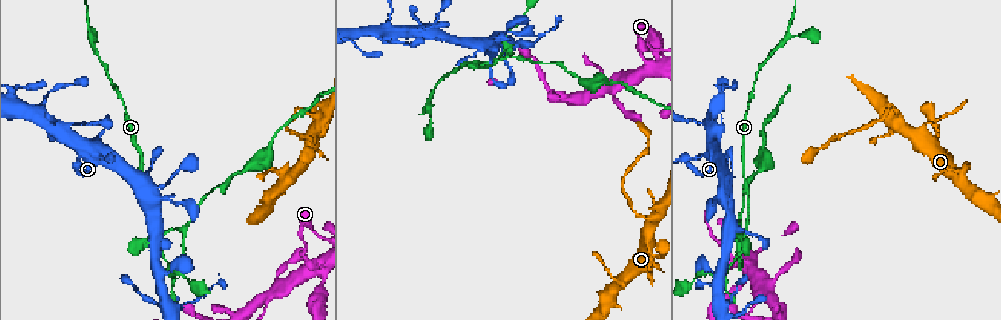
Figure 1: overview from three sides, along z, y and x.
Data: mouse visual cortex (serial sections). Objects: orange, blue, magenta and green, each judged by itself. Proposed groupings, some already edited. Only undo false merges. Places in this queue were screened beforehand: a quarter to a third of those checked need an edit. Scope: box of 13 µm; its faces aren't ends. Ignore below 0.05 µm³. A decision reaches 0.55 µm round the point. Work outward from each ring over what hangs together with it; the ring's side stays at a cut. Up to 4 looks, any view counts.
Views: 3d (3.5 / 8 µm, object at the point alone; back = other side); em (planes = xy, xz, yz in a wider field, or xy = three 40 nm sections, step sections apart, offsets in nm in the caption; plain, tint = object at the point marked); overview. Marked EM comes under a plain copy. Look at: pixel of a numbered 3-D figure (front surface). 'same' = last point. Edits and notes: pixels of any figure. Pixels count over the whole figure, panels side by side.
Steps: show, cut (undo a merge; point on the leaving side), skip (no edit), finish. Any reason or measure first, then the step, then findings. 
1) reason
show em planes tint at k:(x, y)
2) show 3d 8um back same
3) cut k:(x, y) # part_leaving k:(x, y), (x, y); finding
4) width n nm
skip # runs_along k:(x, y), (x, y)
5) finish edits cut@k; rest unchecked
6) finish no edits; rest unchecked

sharp bend
show 3d 3.5um at 1:(64, 131)

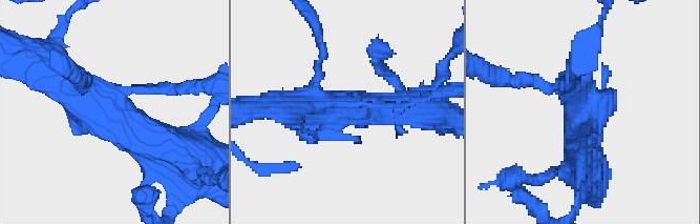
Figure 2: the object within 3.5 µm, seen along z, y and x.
arms 3; arm_widths 100, 400, 450 nm
show em xy step 3 tint at 2:(108, 110)

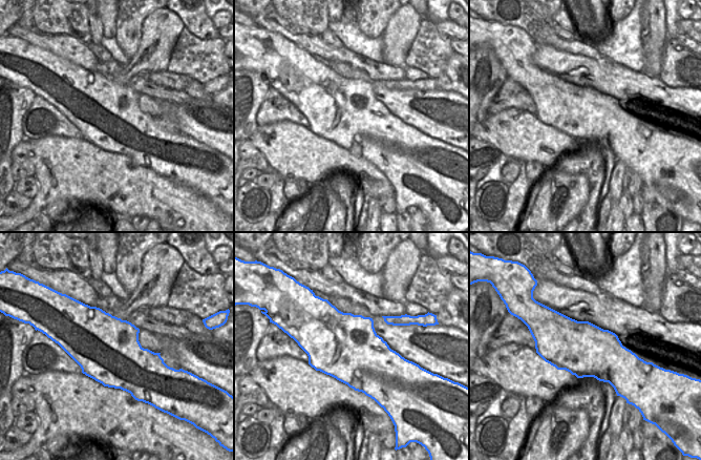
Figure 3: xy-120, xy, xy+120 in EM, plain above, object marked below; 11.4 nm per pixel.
skip # runs_along 2:(168, 149), (93, 107), (52, 68); continuous, no second cell

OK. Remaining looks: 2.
four-way junction
show 3d 3.5um back at 1:(494, 64)

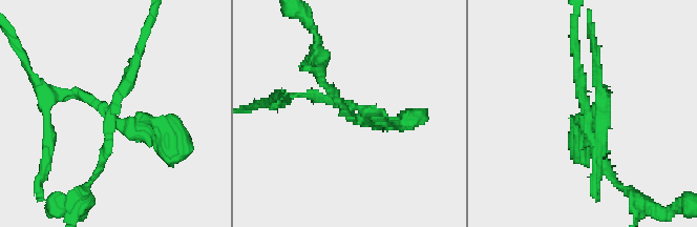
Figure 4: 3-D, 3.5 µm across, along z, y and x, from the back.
arms 4; arm_widths 100, 150, 150, 150 nm; now the EM
show em xy step 5 tint at 4:(111, 111)

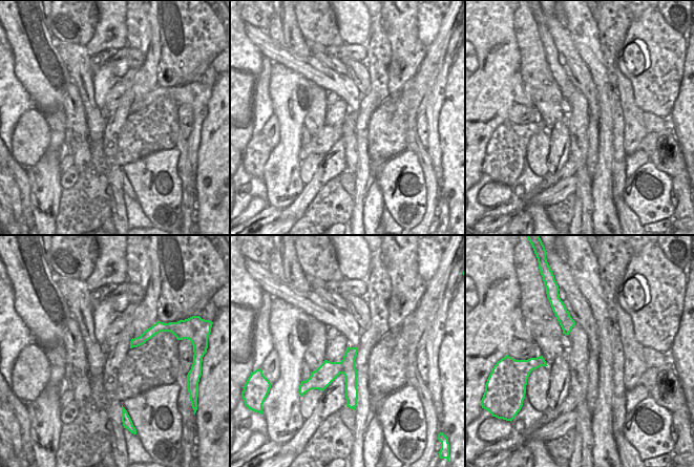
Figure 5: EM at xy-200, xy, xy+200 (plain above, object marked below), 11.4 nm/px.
cut 4:(584, 145) # part_leaving 4:(590, 111), (606, 96), (595, 69); two cells meet here

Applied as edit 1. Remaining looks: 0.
finish edits cut@4; rest unchecked

